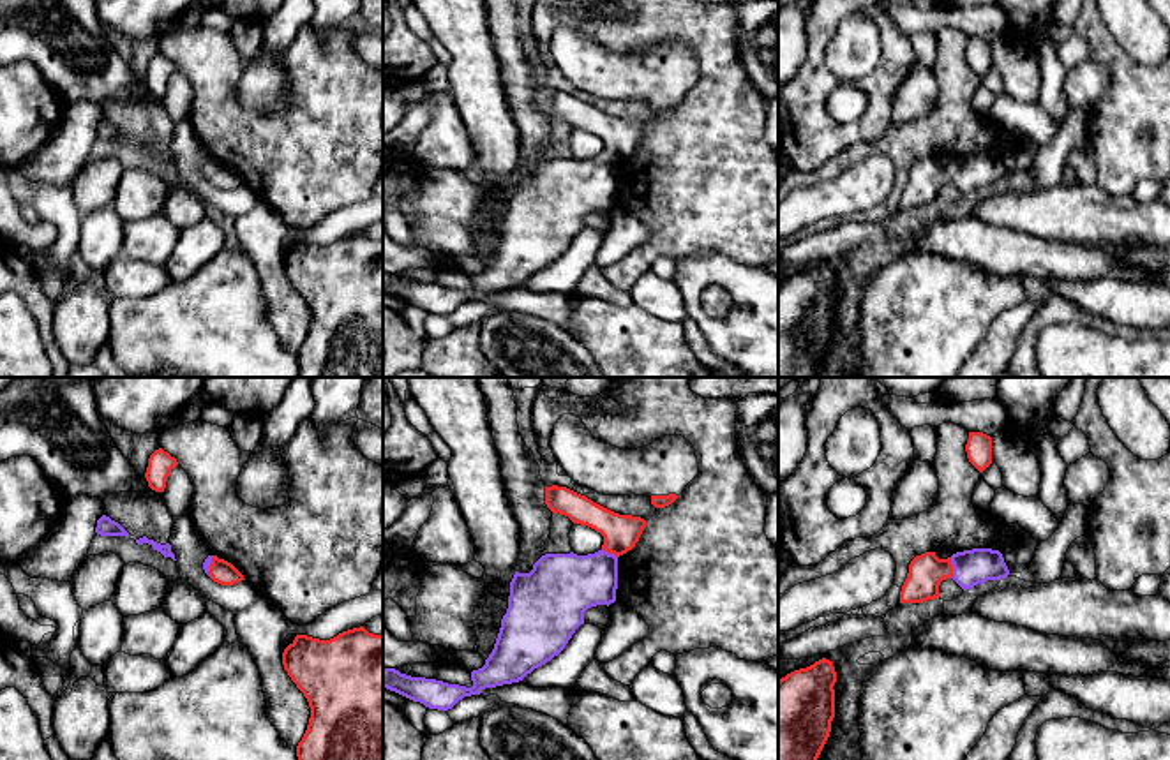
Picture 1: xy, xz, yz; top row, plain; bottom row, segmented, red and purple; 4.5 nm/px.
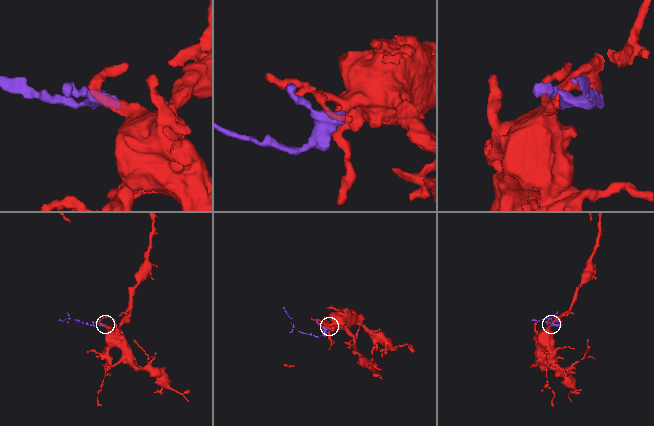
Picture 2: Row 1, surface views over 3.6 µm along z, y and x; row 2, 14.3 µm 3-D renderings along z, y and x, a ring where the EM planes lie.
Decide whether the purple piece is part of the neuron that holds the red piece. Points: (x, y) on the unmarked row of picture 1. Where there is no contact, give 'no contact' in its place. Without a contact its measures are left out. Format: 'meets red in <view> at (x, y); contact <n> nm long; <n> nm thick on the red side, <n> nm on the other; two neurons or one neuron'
meets red in yz at (952, 173); contact 100 nm long; 160 nm thick on the red side, 160 nm on the other; one neuron

